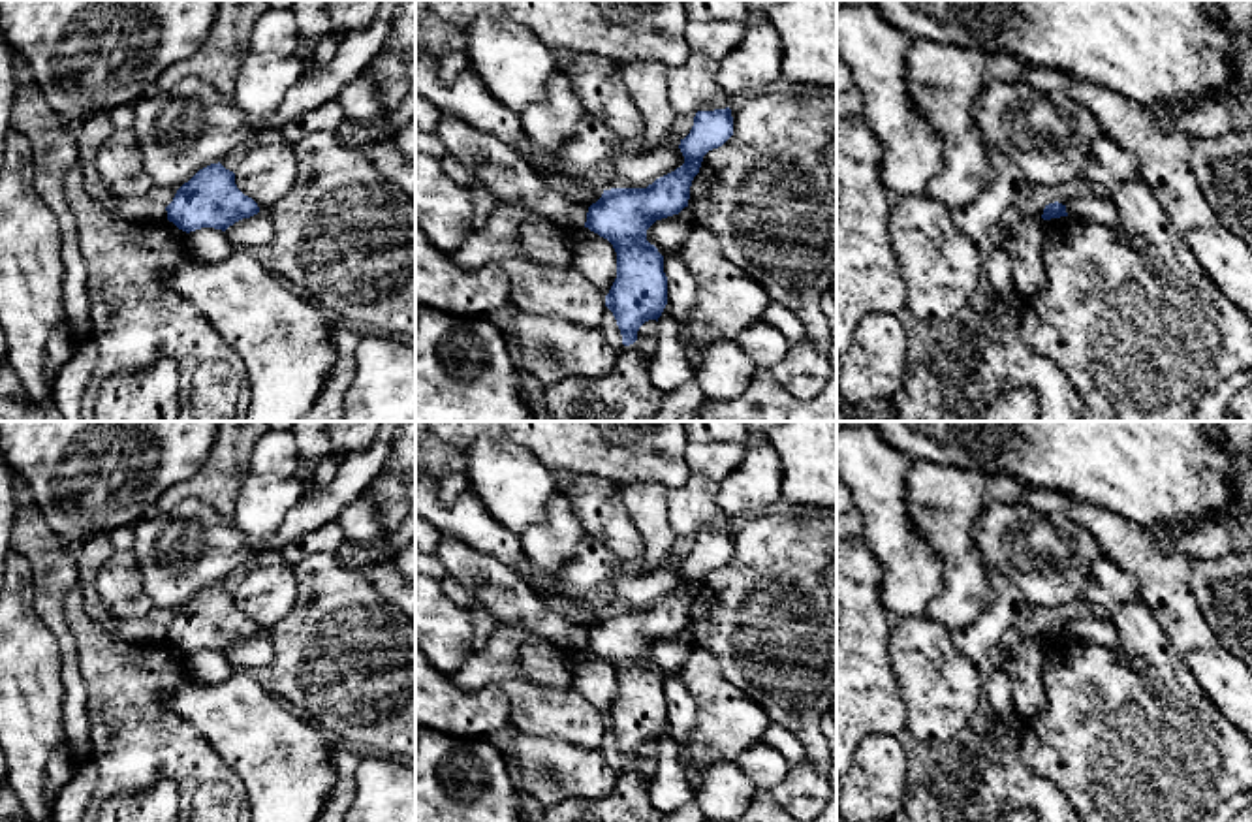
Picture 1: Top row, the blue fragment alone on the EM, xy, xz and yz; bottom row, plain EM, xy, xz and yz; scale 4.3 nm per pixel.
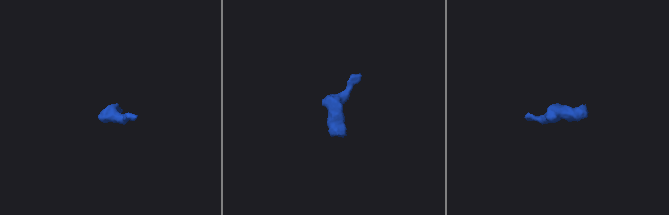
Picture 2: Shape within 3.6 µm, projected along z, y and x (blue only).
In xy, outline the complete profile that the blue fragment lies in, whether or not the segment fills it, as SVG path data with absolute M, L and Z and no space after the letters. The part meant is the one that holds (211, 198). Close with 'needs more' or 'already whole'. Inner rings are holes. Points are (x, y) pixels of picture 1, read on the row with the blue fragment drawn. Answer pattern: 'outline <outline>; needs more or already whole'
outline M220 162L199 169L165 207L167 220L190 233L201 228L226 231L259 213L258 203L235 184L235 173Z; already whole

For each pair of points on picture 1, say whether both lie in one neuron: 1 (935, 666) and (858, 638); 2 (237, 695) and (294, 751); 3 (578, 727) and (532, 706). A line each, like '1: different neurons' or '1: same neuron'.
1: different neurons
2: same neuron
3: same neuron

